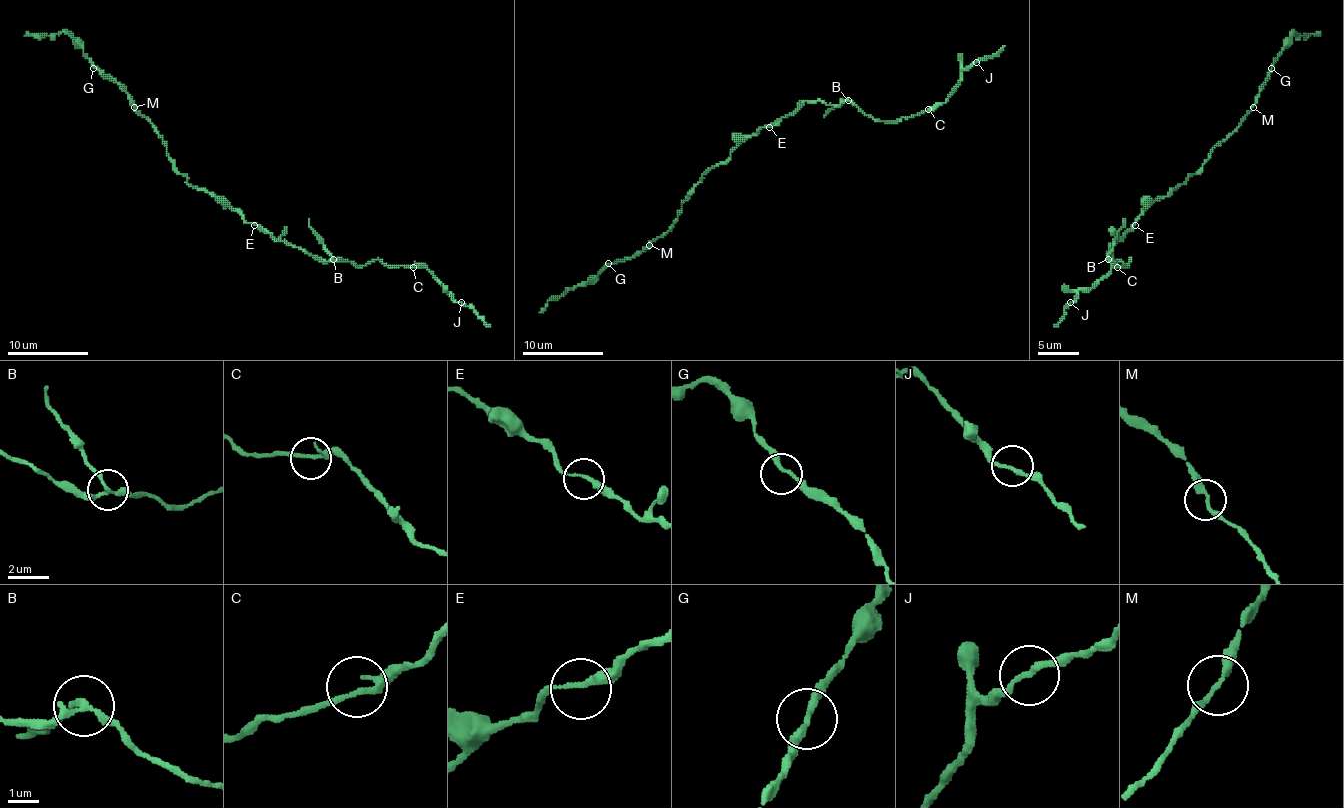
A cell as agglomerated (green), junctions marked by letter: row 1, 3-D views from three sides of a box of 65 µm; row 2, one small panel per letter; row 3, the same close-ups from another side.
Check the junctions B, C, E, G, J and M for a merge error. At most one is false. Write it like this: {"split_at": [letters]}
{"split_at": ["B"]}

